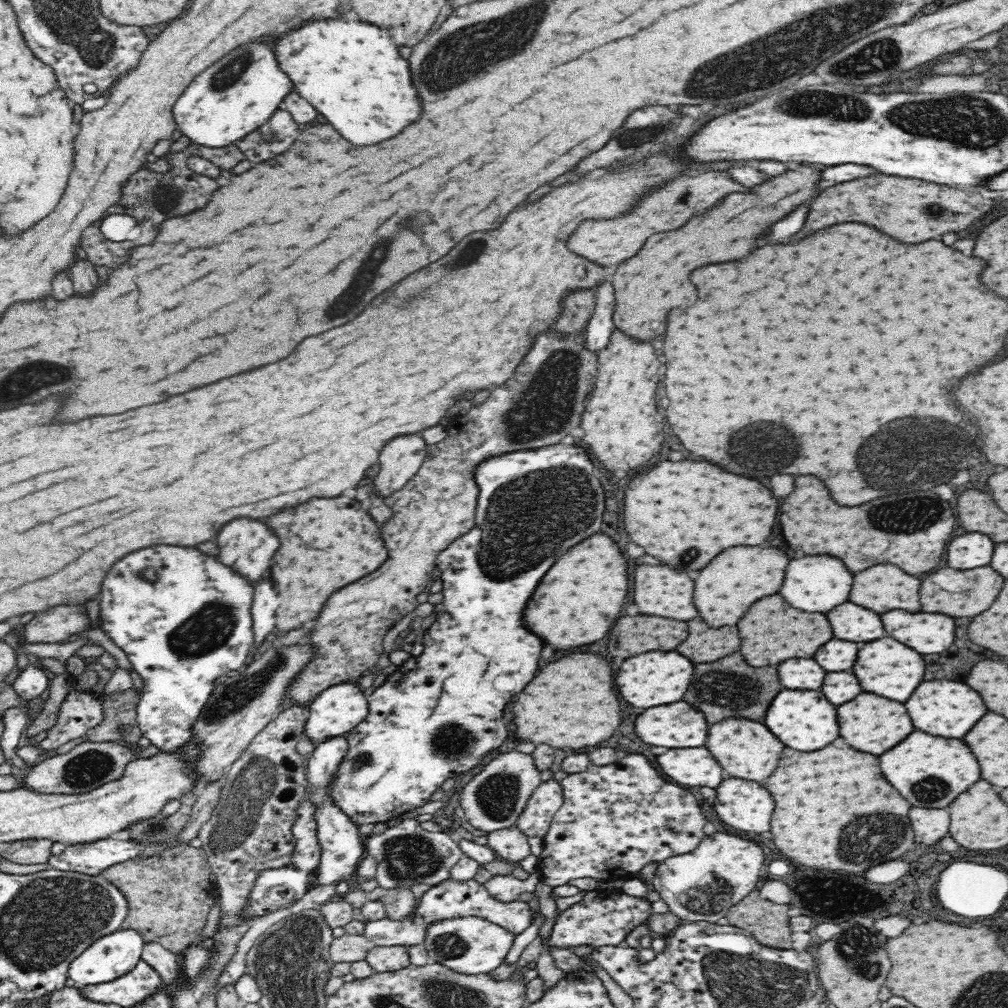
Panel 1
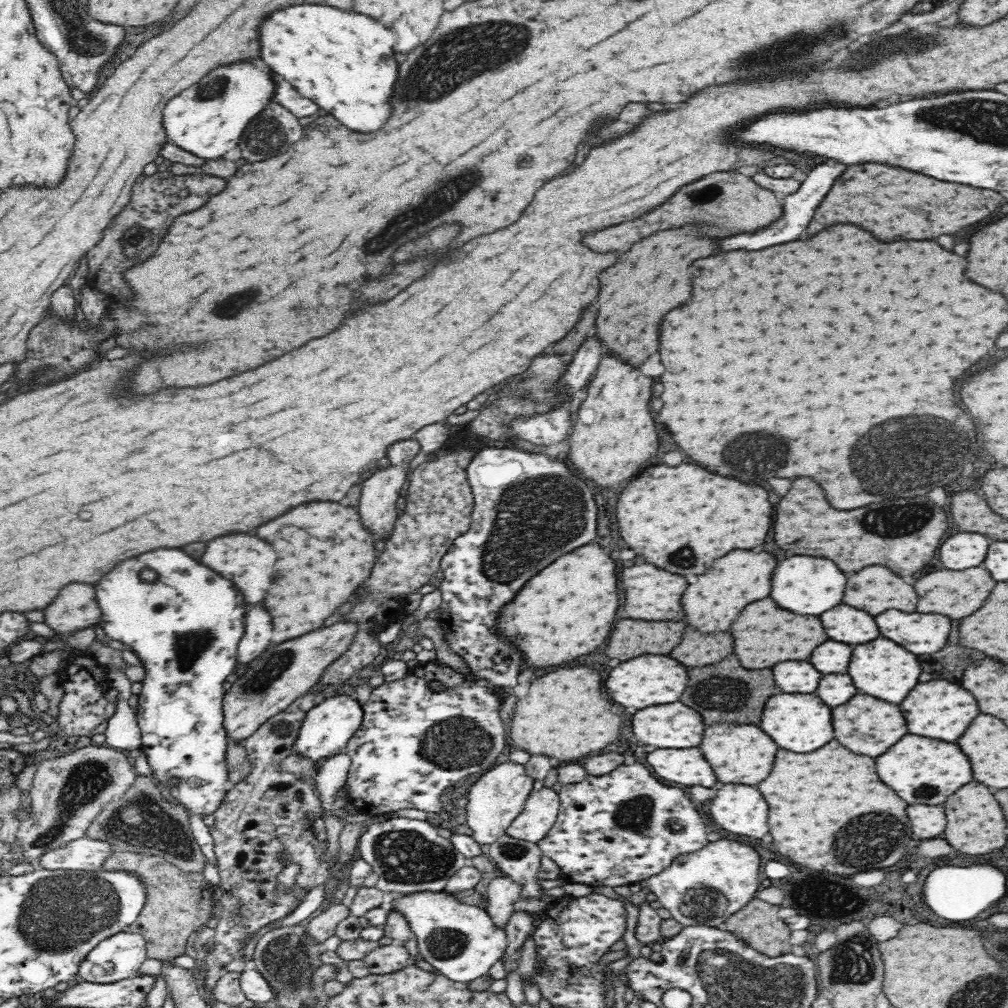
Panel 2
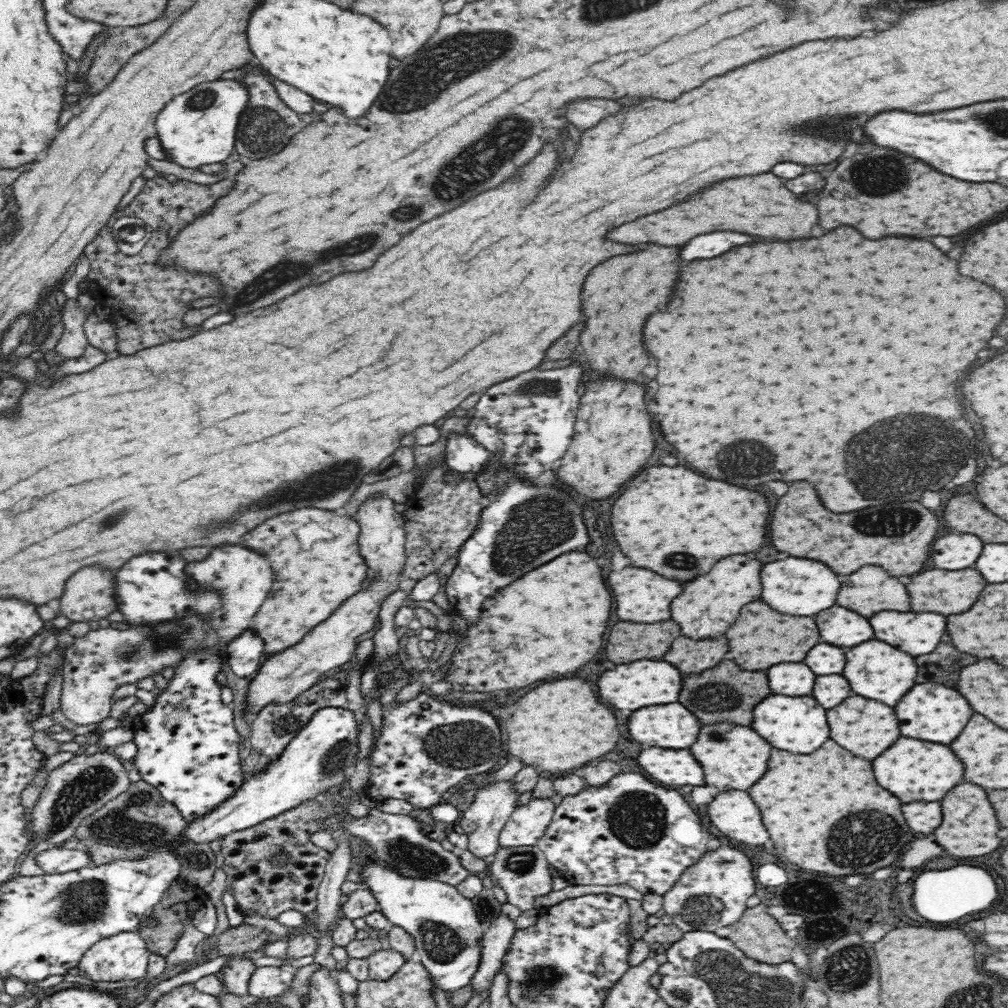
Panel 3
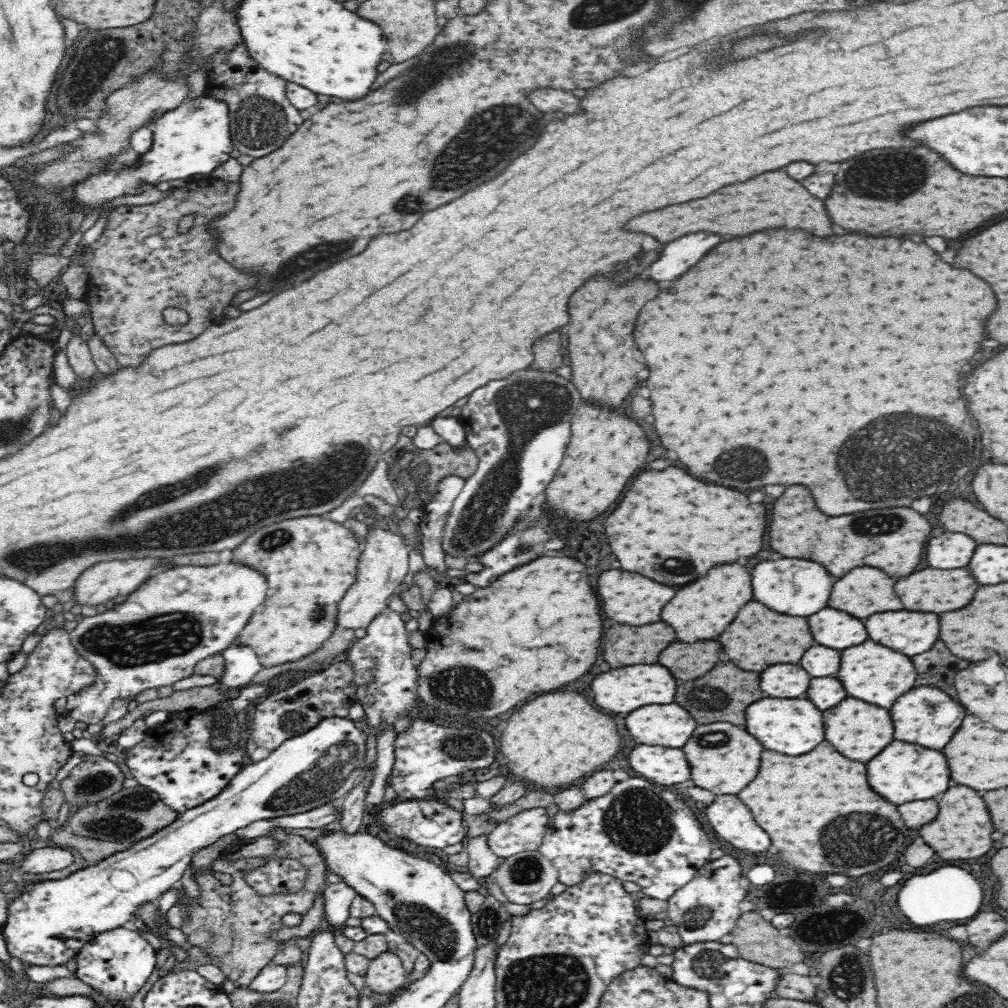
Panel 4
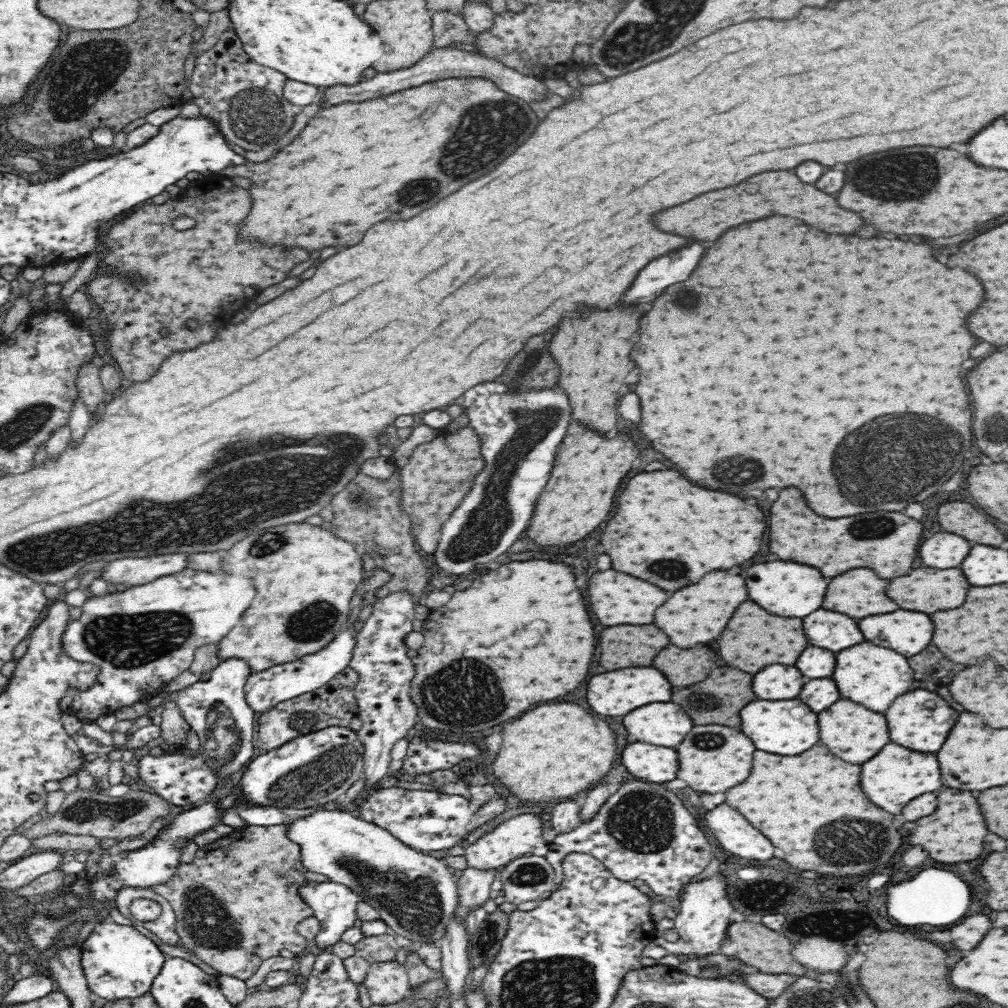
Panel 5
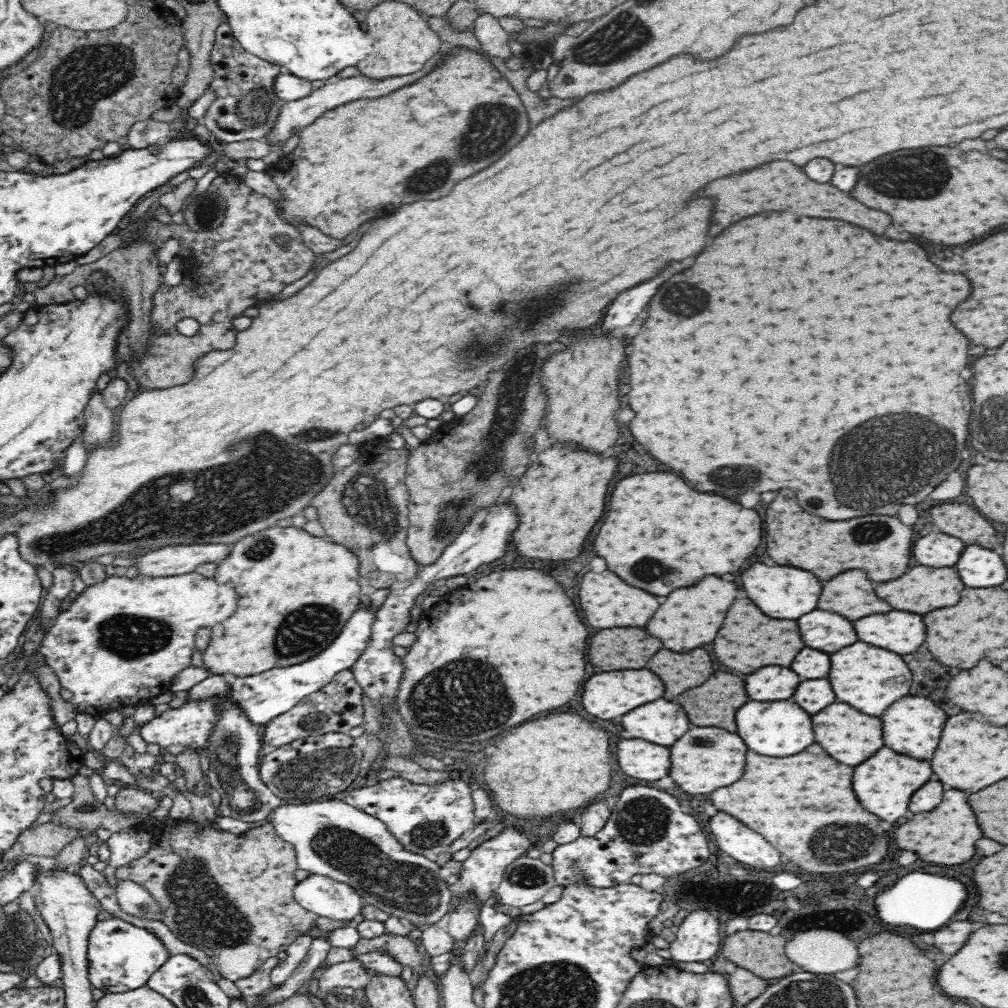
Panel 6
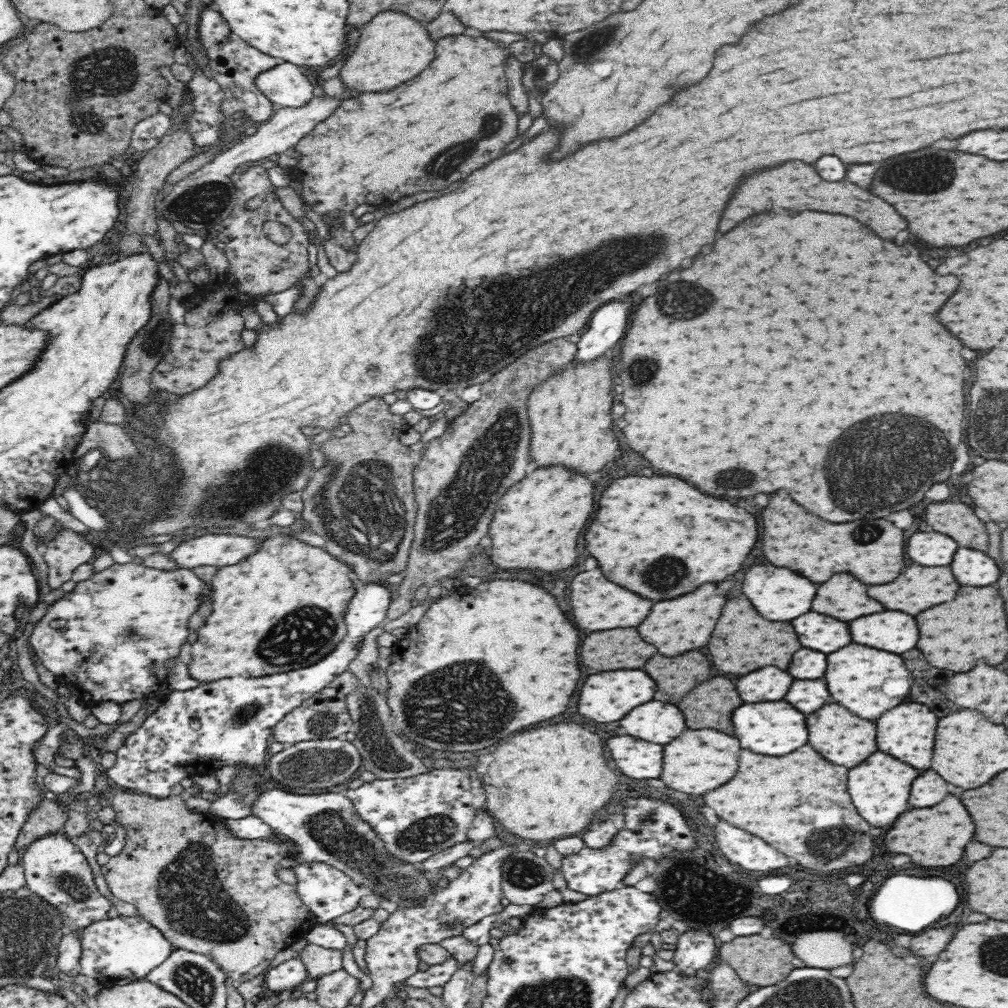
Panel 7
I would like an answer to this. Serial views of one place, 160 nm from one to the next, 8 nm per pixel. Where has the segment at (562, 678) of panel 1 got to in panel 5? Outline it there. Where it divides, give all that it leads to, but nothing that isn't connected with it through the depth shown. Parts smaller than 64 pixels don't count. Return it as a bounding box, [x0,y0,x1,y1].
[494,702,616,804]

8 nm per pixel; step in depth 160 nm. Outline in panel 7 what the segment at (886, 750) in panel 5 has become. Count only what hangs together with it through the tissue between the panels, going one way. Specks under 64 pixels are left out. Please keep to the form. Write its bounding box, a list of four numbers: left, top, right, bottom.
[848,752,918,826]

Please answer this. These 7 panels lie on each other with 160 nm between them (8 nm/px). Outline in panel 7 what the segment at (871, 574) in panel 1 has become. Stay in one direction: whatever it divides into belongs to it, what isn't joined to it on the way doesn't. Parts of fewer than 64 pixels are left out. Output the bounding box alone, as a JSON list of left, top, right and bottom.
[812,572,886,622]

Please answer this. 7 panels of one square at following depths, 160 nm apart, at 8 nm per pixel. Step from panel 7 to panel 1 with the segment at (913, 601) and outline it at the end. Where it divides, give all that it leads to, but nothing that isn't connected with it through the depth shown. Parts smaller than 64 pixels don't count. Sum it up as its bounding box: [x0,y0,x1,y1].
[920,566,1004,618]

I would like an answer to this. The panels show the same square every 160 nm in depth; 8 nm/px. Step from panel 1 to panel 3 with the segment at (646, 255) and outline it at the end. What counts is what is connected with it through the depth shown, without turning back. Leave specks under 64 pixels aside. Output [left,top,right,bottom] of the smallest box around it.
[580,244,682,380]

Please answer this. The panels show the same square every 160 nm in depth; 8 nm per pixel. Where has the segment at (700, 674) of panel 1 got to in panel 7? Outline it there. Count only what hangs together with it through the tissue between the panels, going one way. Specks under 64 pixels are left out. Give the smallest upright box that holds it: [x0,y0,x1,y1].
[680,678,742,728]

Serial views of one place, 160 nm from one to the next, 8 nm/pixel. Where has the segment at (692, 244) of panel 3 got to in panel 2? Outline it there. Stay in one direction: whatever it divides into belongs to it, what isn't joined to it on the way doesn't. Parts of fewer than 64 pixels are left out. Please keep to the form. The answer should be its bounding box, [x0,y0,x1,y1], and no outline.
[720,164,844,250]

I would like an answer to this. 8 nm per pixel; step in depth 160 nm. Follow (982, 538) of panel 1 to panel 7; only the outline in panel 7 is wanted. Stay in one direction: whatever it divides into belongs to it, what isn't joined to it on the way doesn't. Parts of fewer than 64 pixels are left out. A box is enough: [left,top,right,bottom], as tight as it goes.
[908,532,958,566]

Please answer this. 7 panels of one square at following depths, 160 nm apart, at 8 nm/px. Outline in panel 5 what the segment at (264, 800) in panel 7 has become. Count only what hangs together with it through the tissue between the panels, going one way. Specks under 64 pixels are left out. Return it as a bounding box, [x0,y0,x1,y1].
[288,808,460,946]

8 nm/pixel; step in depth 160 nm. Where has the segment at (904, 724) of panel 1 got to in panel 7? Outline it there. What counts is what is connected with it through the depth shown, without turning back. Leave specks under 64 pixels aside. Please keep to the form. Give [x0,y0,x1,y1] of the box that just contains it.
[806,704,878,768]

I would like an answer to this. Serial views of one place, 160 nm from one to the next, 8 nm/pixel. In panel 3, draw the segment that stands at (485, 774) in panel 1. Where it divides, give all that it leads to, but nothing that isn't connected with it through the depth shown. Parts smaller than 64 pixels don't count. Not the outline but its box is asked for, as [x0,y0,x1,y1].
[464,779,520,860]

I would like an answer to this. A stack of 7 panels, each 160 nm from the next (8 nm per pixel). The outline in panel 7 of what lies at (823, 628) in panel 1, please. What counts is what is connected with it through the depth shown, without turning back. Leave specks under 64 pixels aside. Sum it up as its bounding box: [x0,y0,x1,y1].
[708,598,802,674]

